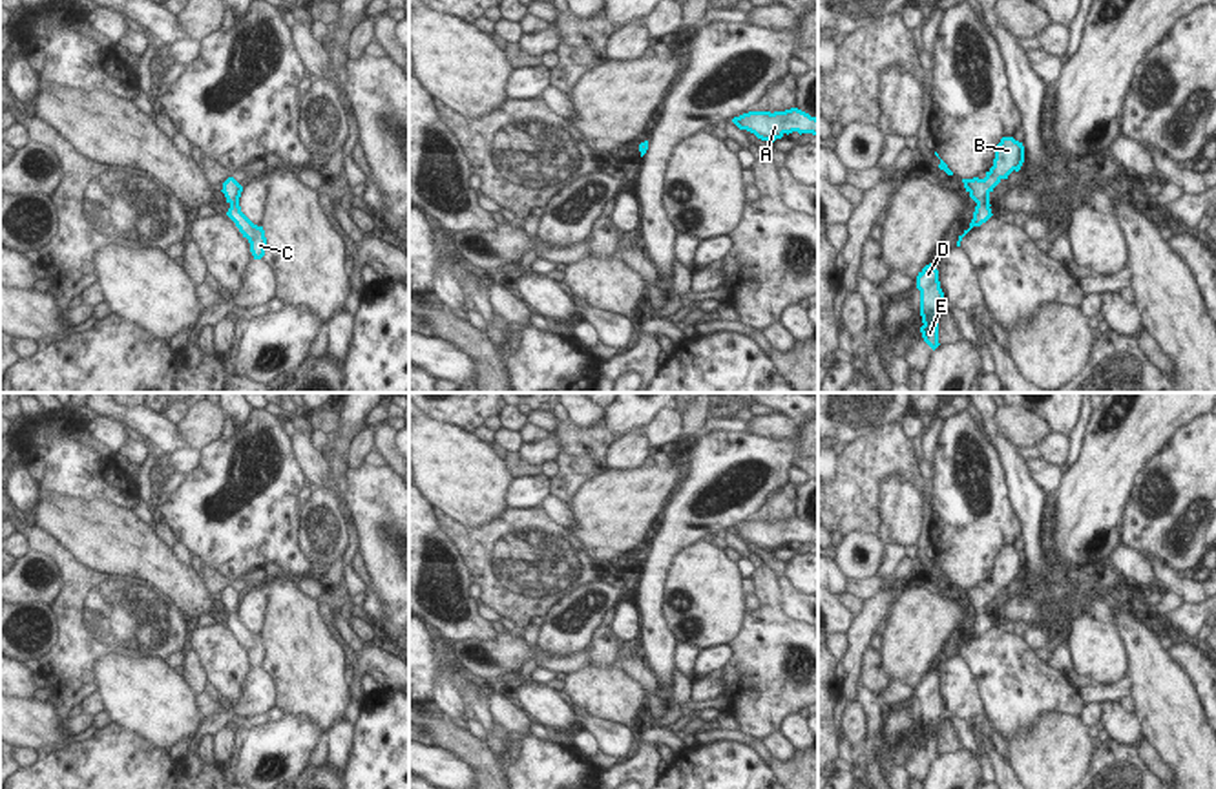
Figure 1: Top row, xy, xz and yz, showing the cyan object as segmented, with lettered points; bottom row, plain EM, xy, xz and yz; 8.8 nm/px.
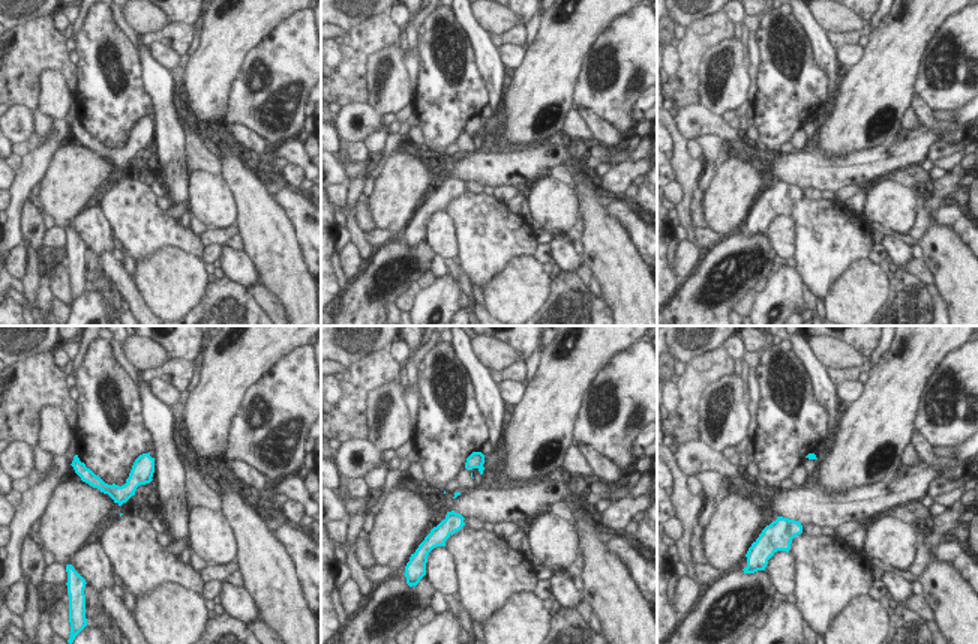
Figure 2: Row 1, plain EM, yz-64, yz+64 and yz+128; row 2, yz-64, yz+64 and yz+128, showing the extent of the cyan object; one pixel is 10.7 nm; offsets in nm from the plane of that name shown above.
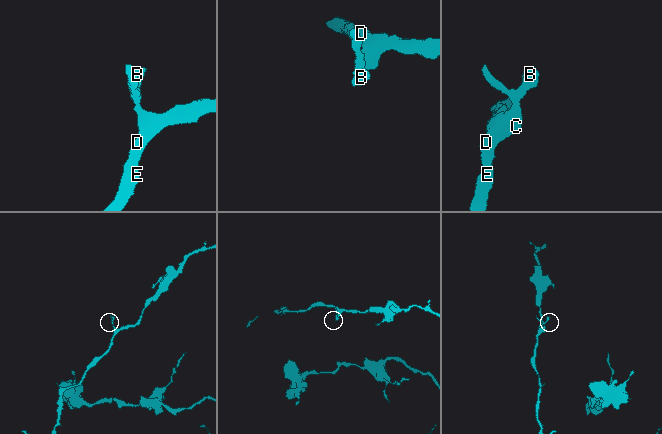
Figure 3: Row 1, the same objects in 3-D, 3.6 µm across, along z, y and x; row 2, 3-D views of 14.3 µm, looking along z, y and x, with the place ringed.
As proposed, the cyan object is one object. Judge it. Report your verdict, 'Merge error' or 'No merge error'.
No merge error

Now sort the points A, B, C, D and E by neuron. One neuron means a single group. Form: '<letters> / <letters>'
A B C D E

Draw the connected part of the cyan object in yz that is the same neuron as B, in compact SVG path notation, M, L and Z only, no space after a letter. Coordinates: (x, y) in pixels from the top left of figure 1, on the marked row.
M1002 137L995 148L993 166L986 172L984 179L962 179L966 192L977 203L970 228L959 236L957 247L962 237L973 228L986 223L991 214L990 194L993 188L1015 170L1019 172L1024 163L1024 146L1013 137Z

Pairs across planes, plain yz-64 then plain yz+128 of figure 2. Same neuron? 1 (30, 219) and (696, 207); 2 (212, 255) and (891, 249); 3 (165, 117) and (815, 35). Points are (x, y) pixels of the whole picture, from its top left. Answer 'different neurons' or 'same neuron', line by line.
1: same neuron
2: different neurons
3: same neuron

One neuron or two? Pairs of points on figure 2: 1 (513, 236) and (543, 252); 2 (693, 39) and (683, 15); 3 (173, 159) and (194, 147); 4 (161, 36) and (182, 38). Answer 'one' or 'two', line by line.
1: two
2: two
3: two
4: one

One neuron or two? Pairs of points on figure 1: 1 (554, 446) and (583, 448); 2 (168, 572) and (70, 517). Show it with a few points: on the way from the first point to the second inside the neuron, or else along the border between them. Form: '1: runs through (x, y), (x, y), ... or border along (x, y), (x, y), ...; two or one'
1: border along (554, 435), (561, 444), (557, 459); two
2: runs through (145, 556), (94, 530); one

